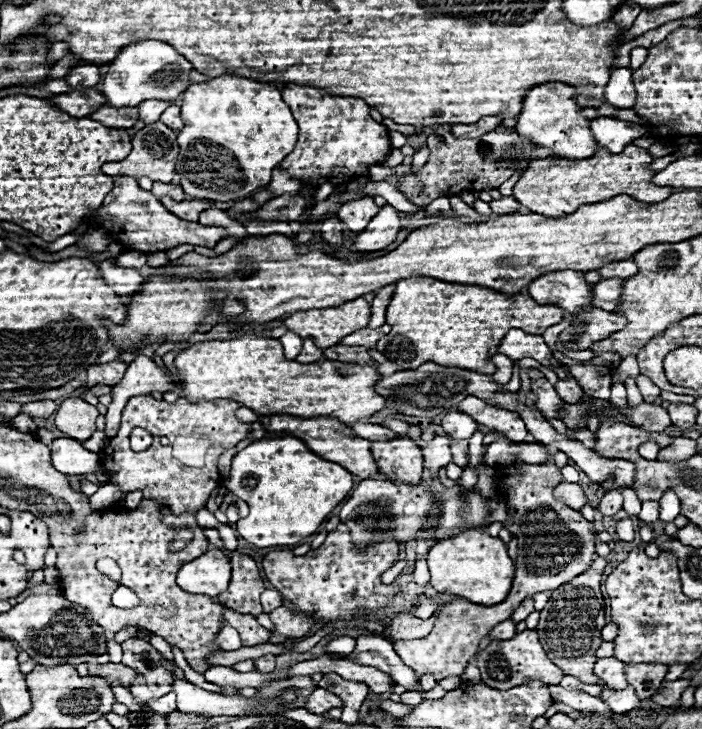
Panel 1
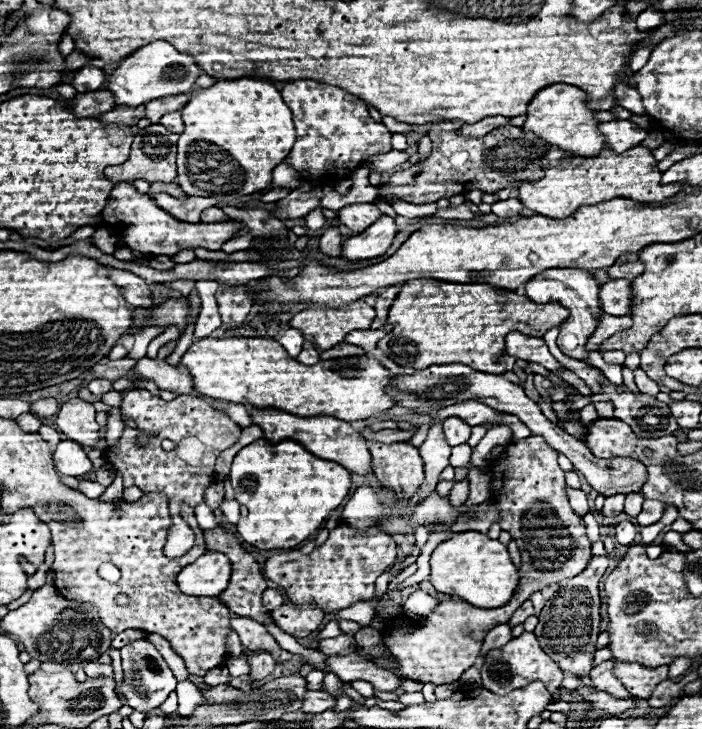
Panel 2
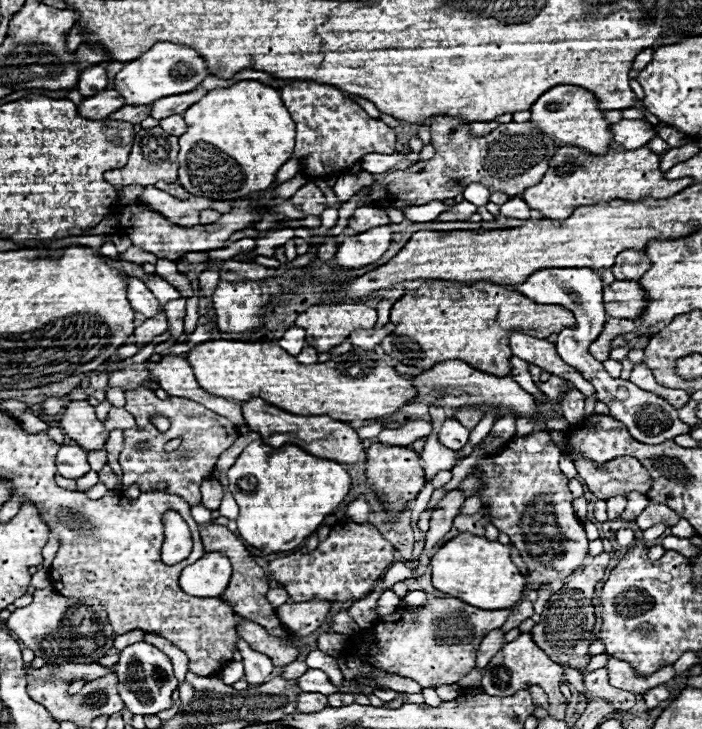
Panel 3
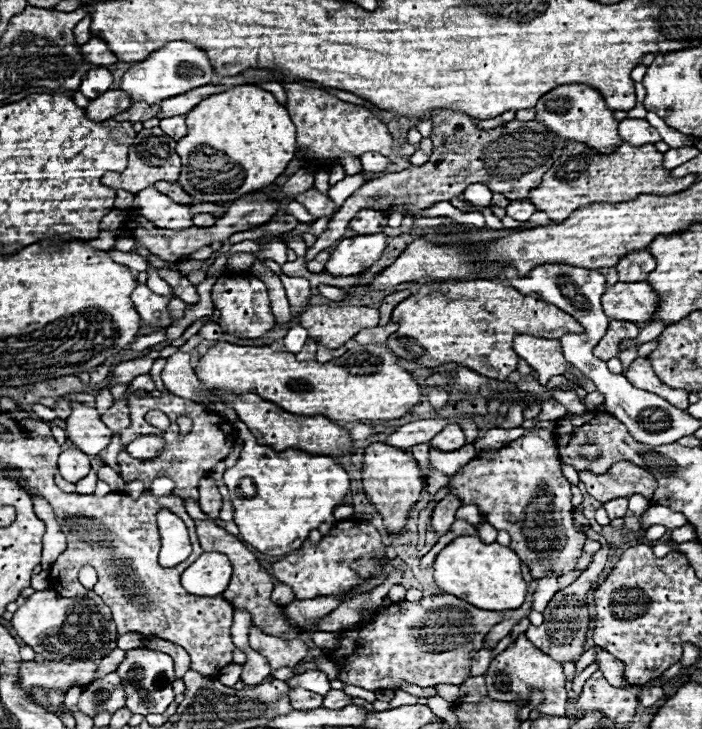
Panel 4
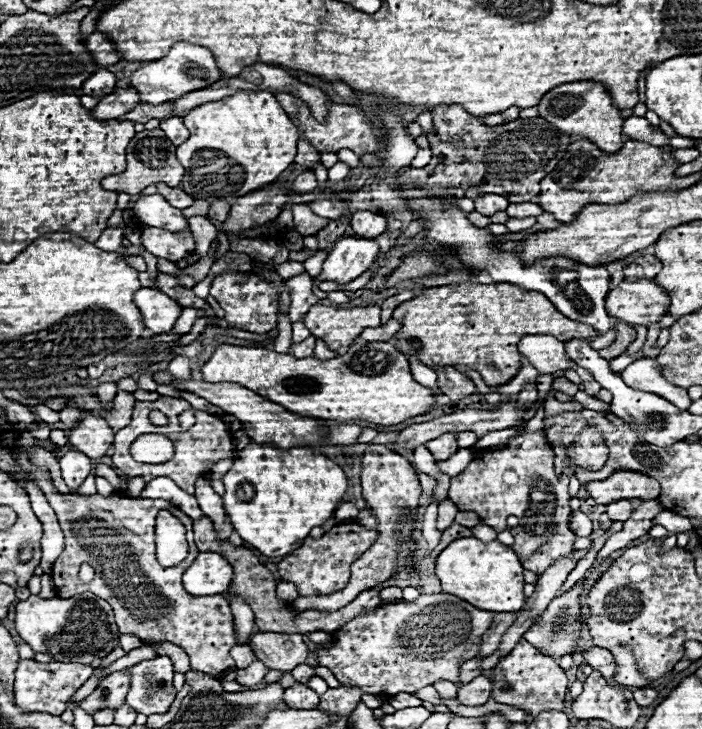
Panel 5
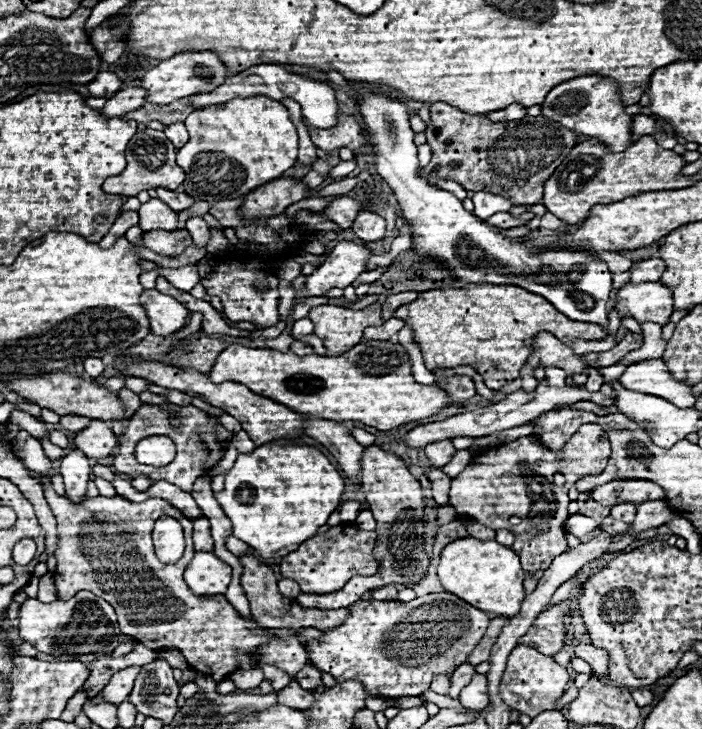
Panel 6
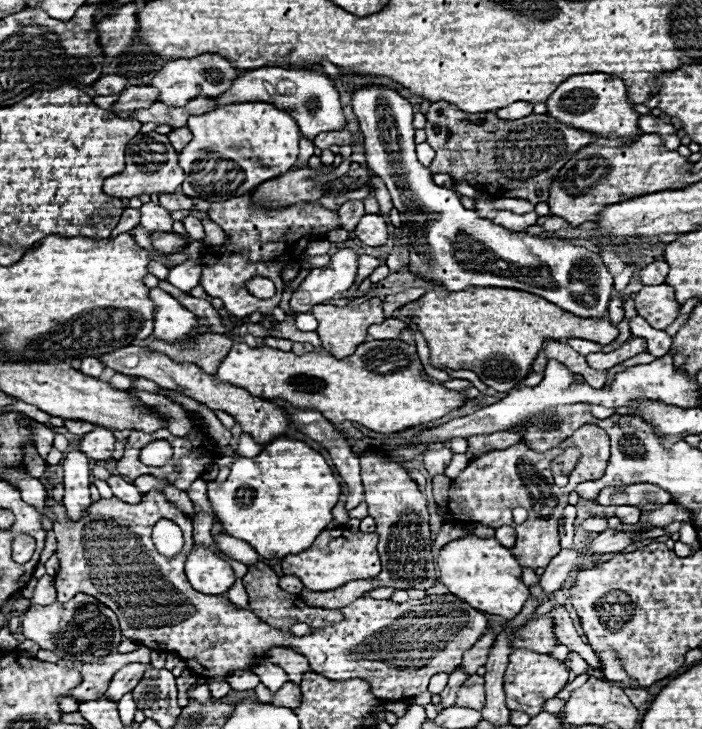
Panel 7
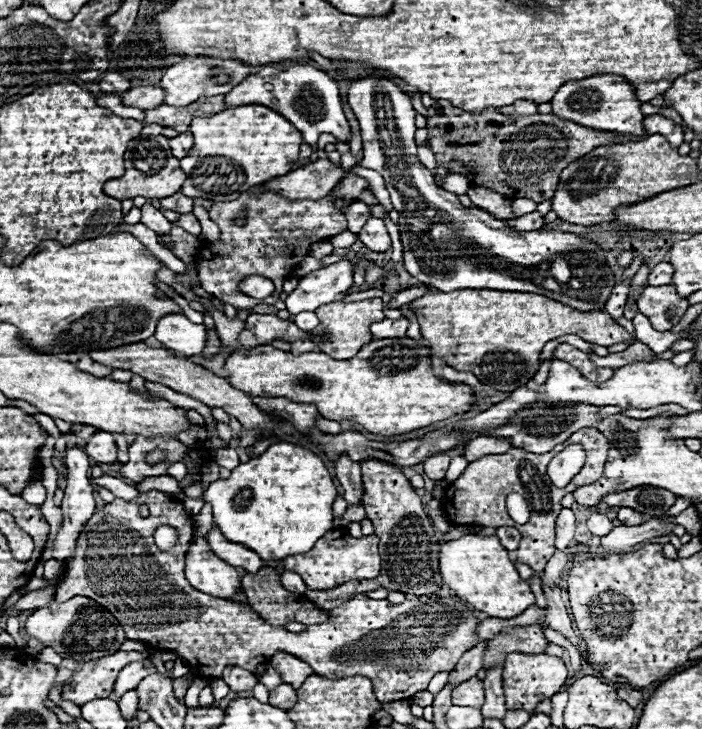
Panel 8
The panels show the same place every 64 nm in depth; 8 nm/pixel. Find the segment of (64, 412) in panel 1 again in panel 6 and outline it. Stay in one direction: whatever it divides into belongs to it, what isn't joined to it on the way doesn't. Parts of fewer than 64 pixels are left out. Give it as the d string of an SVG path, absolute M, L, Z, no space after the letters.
M92 420L86 430L82 430L82 432L76 434L74 444L88 458L106 458L106 456L110 456L112 448L116 446L116 436L106 426L106 422Z

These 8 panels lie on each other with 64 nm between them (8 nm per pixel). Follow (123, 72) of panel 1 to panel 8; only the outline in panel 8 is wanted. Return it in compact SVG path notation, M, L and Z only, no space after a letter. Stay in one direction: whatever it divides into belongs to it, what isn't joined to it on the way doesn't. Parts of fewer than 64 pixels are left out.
M212 56L186 58L184 62L170 66L160 80L160 86L166 90L164 104L184 106L184 104L192 104L192 100L198 100L204 96L228 94L236 84L240 84L240 80L244 80L244 76L250 76L252 72L256 72L256 68L244 64L242 60L232 60L232 58L222 60L222 58L212 58Z

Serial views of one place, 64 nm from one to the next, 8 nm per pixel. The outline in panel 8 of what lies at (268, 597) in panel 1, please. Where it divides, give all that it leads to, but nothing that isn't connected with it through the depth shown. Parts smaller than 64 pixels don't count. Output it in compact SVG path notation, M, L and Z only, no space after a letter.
M284 572L282 574L282 586L290 592L298 592L298 594L304 594L308 588L306 584L300 580L300 576L296 576L296 572Z

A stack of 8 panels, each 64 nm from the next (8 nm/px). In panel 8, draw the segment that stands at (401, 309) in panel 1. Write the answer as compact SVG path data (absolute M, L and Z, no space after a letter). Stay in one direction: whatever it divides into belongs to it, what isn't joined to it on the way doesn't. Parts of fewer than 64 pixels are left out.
M432 290L410 304L414 310L420 332L436 356L452 368L472 372L482 384L498 392L514 392L532 380L540 368L540 352L548 340L564 334L576 334L586 342L598 346L632 344L636 342L614 318L604 312L576 312L556 300L528 292L502 292L502 290Z

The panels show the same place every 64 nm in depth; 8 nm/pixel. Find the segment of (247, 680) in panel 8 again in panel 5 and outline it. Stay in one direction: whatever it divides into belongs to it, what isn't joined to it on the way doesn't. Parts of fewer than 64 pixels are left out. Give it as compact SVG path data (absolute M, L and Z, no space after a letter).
M254 660L248 668L236 672L236 682L242 686L254 686L254 684L262 682L266 672L268 672L268 668L260 660Z

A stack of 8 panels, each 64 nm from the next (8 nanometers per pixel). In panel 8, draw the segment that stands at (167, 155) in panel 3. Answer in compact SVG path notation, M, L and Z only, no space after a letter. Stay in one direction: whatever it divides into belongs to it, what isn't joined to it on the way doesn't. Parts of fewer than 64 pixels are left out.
M166 156L164 168L150 174L146 166L132 166L132 160L126 160L126 174L116 180L108 180L104 184L104 192L112 198L166 198L180 192L186 174L180 168L180 162L174 156Z

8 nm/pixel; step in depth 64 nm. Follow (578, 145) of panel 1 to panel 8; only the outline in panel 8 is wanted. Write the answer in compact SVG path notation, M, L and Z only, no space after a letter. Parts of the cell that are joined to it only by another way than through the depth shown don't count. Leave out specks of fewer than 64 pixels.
M604 74L604 76L592 76L588 80L568 82L552 98L552 112L564 120L572 120L576 124L602 132L618 132L618 134L634 134L634 136L646 134L644 114L640 108L642 102L636 100L632 84L616 74Z

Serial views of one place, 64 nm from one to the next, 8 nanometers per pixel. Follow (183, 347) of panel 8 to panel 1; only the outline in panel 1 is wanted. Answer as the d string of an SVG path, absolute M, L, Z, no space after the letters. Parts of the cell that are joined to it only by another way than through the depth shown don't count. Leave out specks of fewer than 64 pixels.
M110 260L100 262L100 274L106 284L112 286L120 296L132 296L132 292L138 292L140 284L144 284L144 278L138 274L138 270L120 268Z

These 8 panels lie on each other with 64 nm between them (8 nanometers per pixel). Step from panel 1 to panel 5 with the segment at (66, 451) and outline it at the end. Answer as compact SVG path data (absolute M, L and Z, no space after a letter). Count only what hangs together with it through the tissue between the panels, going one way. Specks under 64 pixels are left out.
M72 450L60 458L60 468L62 468L62 476L64 476L64 482L68 484L70 492L76 494L78 488L82 486L82 482L92 472L92 460L88 456L84 456L82 452Z

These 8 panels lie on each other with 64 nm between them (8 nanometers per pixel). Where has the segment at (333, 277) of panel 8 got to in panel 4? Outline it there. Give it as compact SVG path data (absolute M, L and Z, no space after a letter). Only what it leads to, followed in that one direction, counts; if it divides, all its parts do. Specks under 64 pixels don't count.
M354 236L344 238L332 250L330 260L326 262L326 272L332 276L354 276L370 268L384 252L386 236Z

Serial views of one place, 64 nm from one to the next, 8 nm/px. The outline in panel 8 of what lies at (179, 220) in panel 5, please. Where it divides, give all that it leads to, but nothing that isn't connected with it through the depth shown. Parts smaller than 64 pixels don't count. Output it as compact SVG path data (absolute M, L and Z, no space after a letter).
M144 204L140 210L142 210L140 222L146 224L150 230L154 230L154 232L158 232L158 234L164 234L164 232L168 232L168 230L172 228L172 222L166 220L164 214L162 214L162 210L154 208L152 204Z

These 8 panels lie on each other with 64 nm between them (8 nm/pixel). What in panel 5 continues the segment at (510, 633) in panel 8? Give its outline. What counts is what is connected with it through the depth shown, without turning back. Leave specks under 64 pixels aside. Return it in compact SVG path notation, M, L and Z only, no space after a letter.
M586 580L578 582L570 592L554 598L542 612L540 622L534 624L524 638L540 648L546 656L566 656L578 650L580 636L580 594Z

